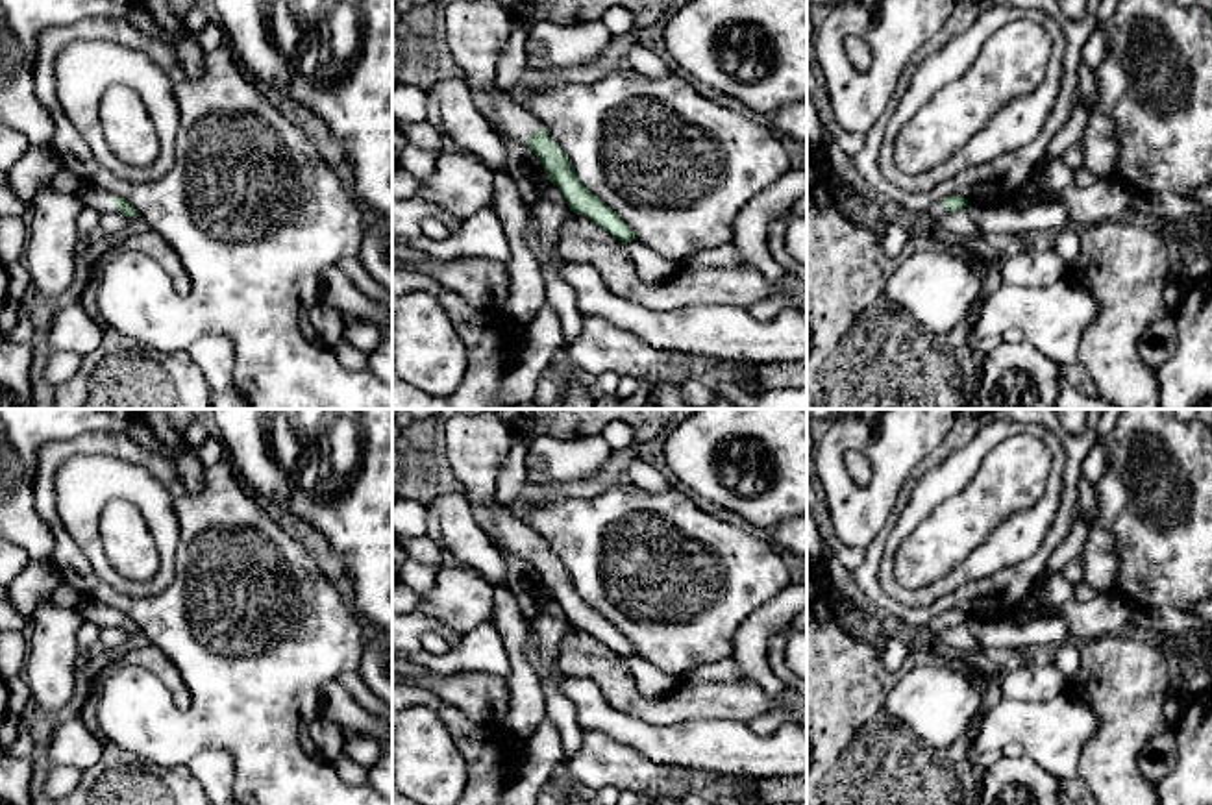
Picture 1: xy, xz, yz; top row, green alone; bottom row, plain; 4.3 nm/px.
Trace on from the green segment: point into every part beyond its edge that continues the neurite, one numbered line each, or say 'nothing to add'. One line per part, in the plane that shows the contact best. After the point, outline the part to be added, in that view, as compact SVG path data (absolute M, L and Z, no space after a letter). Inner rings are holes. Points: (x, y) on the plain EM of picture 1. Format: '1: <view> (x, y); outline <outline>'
1: xz (513, 535); outline M494 496L489 500L489 509L492 513L494 535L500 548L511 555L526 559L529 550L540 542L540 537L513 511L503 509Z

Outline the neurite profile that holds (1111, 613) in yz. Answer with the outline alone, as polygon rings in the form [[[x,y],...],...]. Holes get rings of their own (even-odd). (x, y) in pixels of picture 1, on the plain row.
[[[1119,590],[1097,594],[1086,603],[1071,600],[1058,607],[1044,603],[1036,592],[1033,592],[1016,613],[1060,618],[1068,624],[1071,642],[1075,642],[1079,638],[1095,640],[1105,635],[1136,635],[1132,609],[1131,600]]]

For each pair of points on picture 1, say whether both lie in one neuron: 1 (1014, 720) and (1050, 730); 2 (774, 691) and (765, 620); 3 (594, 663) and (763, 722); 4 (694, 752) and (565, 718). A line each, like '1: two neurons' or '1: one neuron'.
1: one neuron
2: one neuron
3: two neurons
4: two neurons

